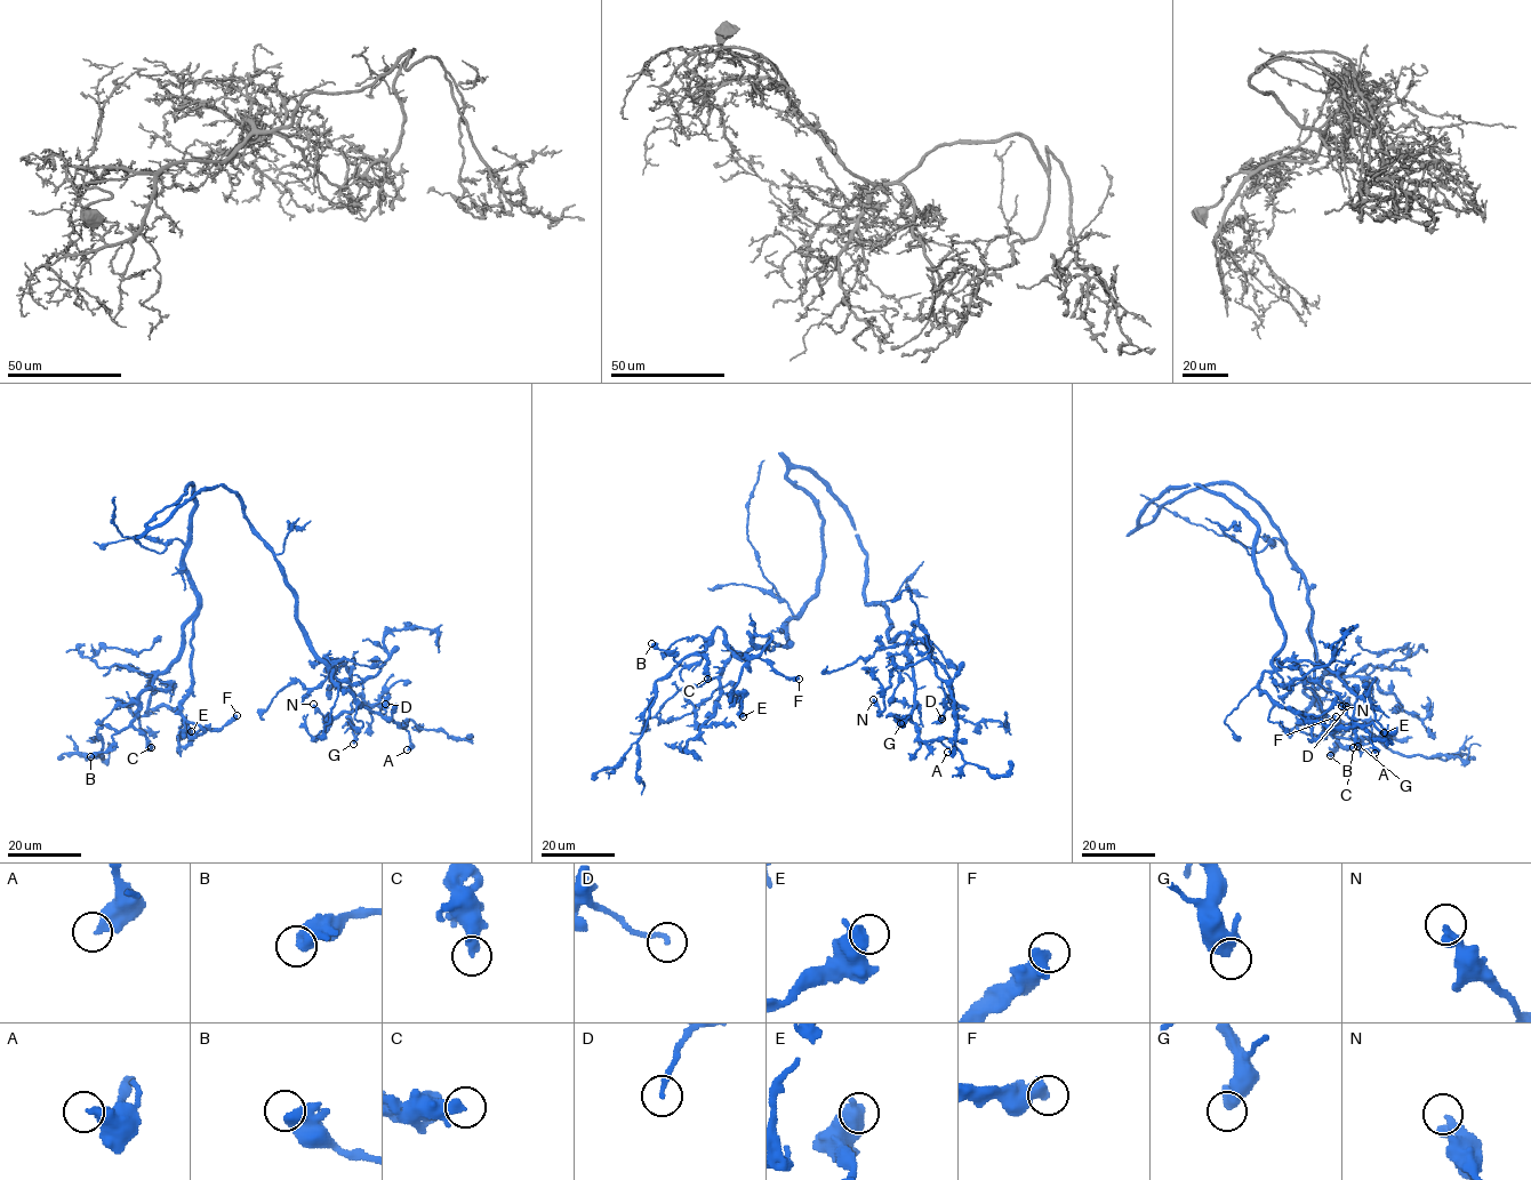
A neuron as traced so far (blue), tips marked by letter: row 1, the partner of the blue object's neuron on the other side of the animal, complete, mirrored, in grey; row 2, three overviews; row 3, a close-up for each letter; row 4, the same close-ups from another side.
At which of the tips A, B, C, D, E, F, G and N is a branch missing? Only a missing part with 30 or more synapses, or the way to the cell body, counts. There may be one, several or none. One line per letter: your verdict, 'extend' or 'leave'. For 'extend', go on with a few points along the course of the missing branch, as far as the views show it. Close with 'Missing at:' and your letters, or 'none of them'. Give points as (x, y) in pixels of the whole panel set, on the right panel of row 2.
A: leave
B: leave
C: extend; missing branch runs (1353, 747), (1375, 751), (1386, 745), (1400, 746)
D: leave
E: leave
F: leave
G: leave
N: leave
Missing at: C

